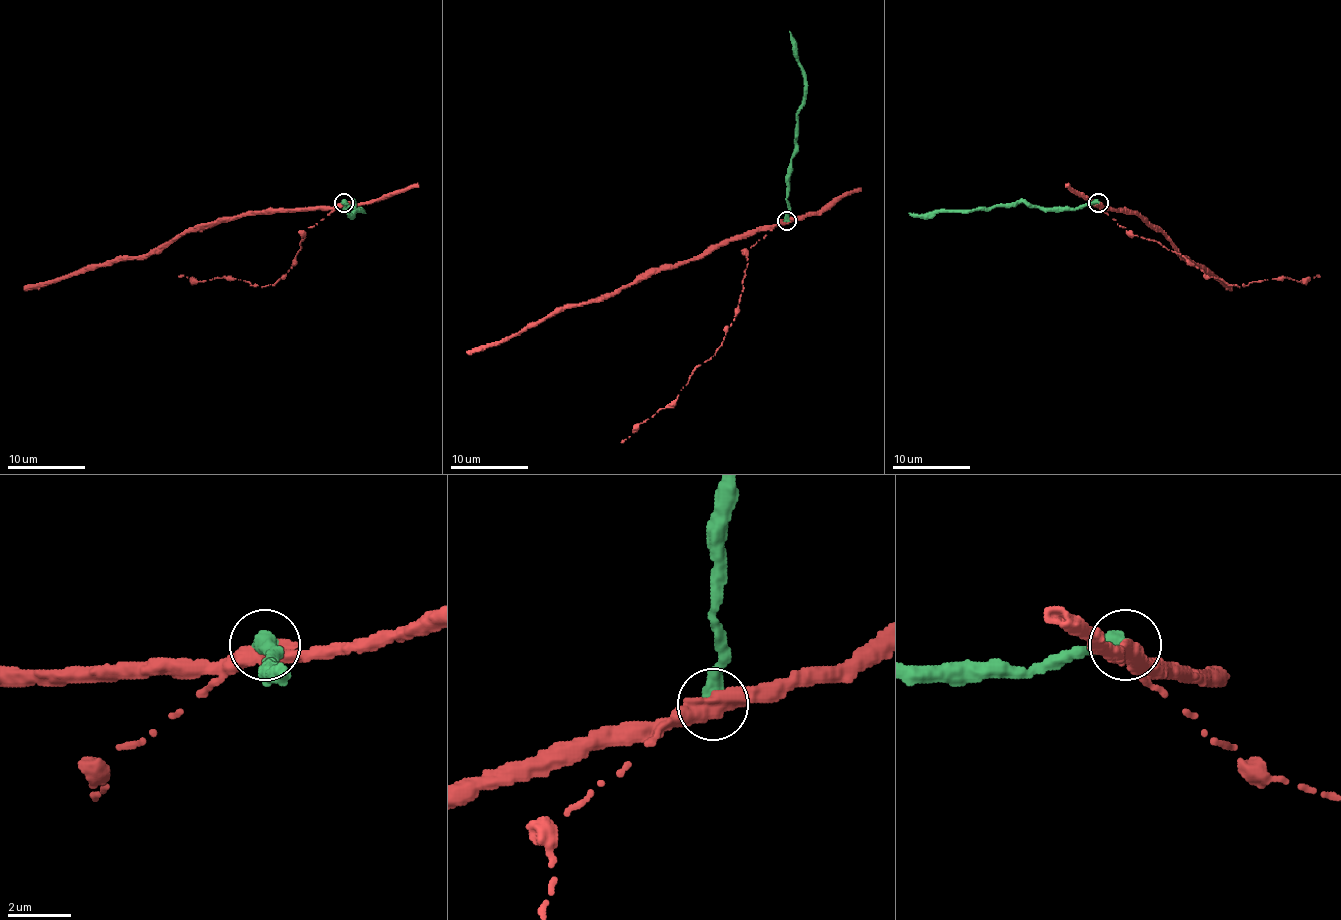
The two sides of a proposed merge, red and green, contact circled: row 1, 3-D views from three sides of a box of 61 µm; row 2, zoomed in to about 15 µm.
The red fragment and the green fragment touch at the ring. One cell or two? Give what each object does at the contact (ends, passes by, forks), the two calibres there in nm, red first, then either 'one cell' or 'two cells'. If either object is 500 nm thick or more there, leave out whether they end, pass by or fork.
calibres 480 and 500 nm; two cells

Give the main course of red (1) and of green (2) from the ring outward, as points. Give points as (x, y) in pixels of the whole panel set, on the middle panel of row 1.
1: (787, 222), (748, 230), (711, 245), (702, 255), (661, 265), (588, 303), (557, 307), (499, 342), (466, 352)
2: (787, 220), (787, 168), (796, 145), (796, 112), (804, 94), (804, 69), (798, 61), (795, 38), (789, 31)

